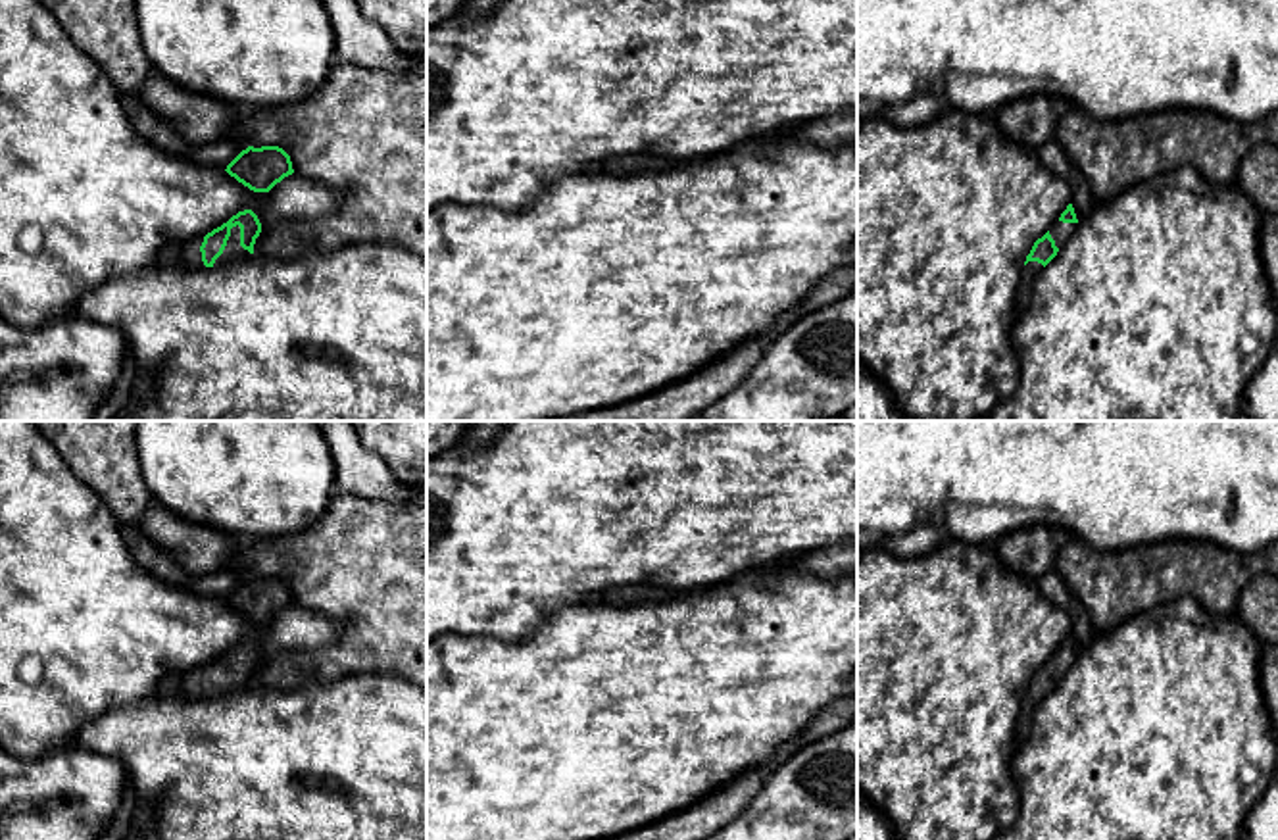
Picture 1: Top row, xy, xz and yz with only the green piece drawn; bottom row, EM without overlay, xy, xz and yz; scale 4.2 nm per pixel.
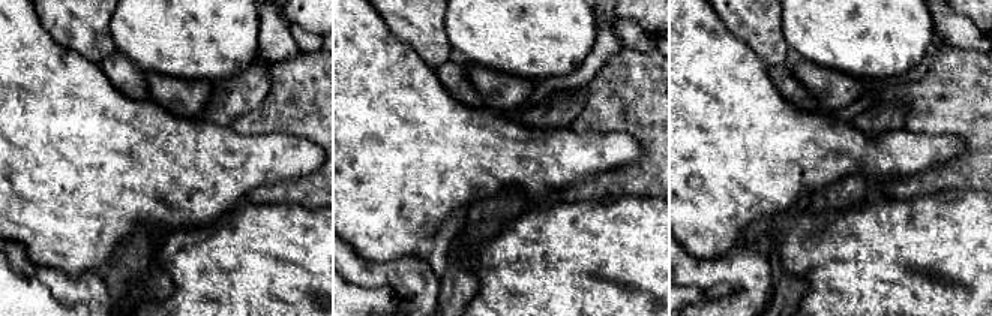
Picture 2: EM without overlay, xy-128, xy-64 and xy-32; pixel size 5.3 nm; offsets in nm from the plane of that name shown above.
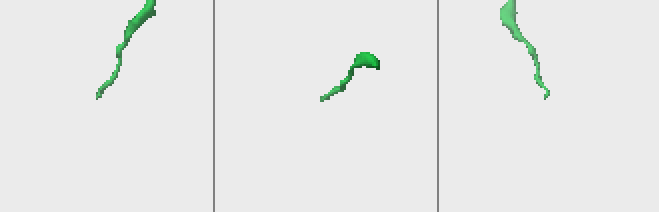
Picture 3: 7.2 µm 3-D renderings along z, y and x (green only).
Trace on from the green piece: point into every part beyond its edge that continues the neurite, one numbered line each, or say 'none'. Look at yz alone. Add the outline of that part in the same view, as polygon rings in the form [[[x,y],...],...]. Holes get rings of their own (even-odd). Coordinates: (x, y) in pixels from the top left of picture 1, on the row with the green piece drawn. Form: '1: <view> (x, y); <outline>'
1: yz (1031, 271); [[[1028,261],[1022,271],[1020,271],[1020,281],[1019,281],[1019,288],[1017,288],[1017,294],[1015,294],[1015,313],[1022,313],[1030,300],[1032,300],[1032,286],[1040,275],[1040,271],[1044,269],[1042,263],[1038,261]]]

